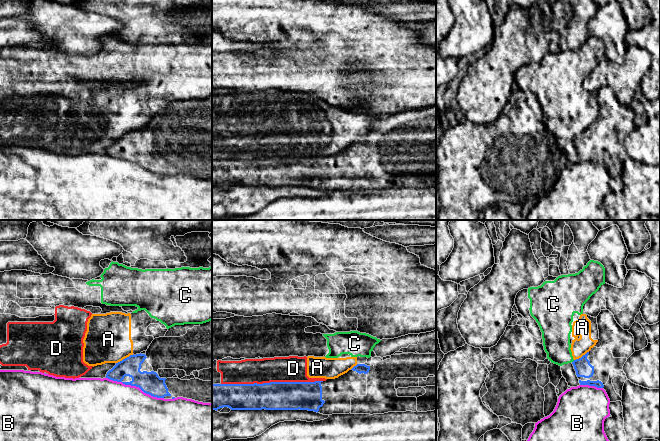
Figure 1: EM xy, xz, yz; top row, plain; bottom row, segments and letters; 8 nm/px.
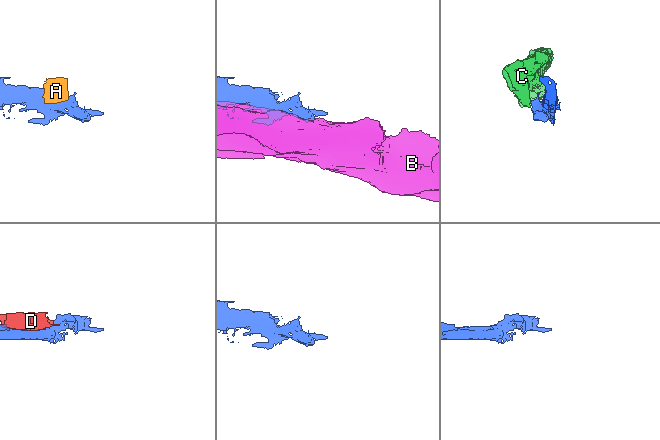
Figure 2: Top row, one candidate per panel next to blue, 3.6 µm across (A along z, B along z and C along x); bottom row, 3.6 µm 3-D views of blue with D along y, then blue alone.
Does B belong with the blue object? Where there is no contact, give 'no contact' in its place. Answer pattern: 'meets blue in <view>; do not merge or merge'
meets blue in xy; do not merge

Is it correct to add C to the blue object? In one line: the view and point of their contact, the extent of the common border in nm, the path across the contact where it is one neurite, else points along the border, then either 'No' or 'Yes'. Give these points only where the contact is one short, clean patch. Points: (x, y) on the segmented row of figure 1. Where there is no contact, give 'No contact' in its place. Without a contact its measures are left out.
Touches blue at yz (573, 361). Shared border 30 nm. Boundary: yz (574, 360), (572, 362). No

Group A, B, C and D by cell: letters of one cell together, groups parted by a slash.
A C D / B

